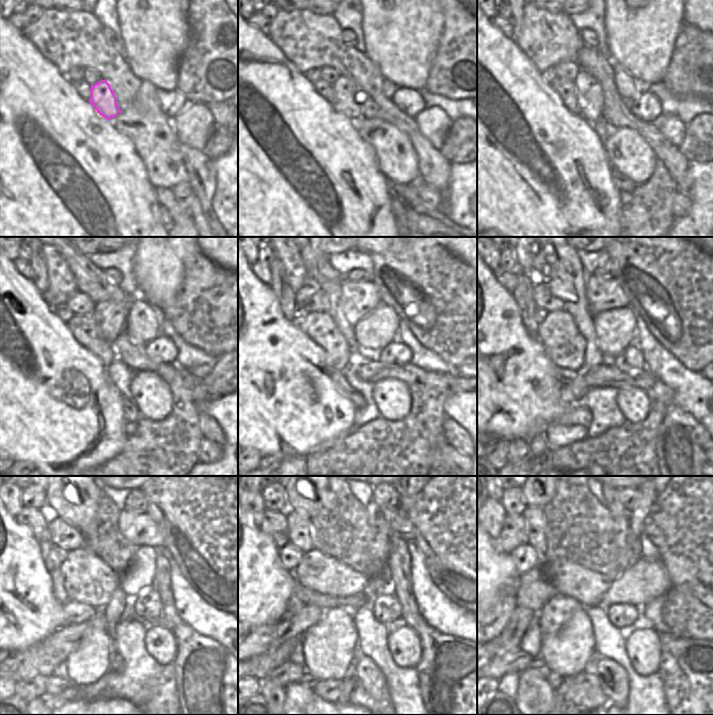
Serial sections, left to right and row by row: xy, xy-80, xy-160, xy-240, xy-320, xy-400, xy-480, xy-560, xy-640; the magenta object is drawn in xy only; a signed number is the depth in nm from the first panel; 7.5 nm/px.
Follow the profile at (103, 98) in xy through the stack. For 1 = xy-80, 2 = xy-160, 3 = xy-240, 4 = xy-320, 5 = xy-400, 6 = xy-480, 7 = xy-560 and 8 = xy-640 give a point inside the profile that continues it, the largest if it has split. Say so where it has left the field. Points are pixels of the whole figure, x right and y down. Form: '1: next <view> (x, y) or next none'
1: next xy-80 (345, 104)
2: next xy-160 (588, 93)
3: next xy-240 (110, 317)
4: next xy-320 (358, 298)
5: next xy-400 (602, 295)
6: next xy-480 (138, 528)
7: next xy-560 (399, 525)
8: next xy-640 (656, 537)

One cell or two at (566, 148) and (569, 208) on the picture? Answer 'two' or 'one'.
one

